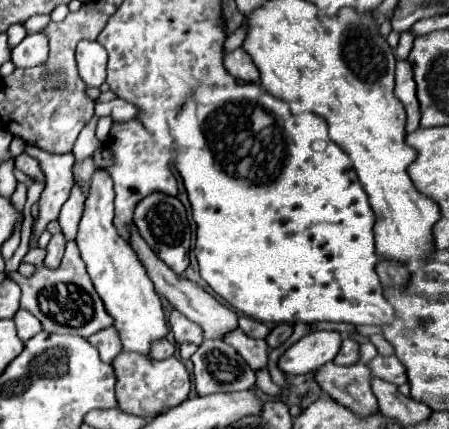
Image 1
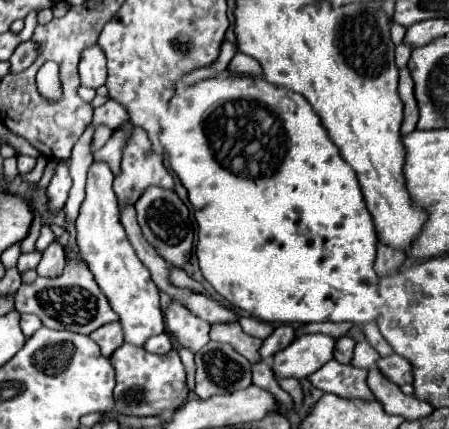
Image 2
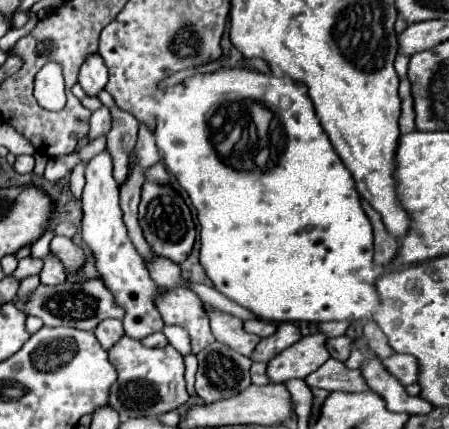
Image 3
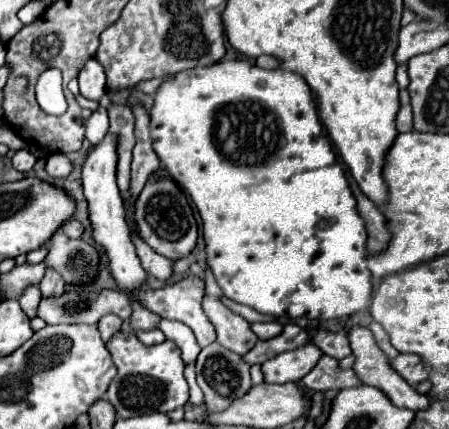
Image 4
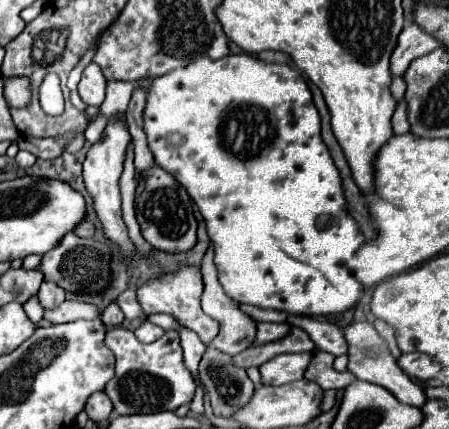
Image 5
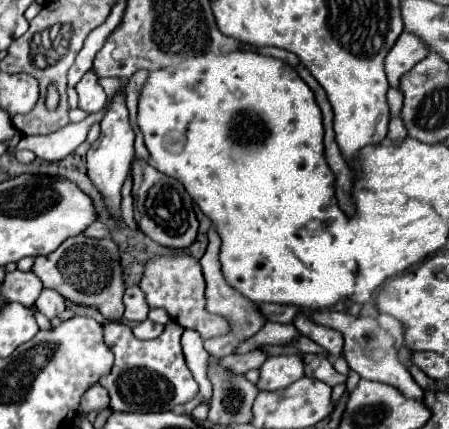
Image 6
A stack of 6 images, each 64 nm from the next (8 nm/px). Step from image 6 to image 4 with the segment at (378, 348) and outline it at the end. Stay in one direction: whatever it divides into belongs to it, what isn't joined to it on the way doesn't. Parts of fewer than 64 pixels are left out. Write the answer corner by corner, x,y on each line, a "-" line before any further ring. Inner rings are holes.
352,328
350,334
350,346
352,346
352,354
356,356
356,364
354,364
354,372
360,376
360,380
368,386
374,386
378,390
382,390
390,402
396,406
396,408
408,408
412,412
418,412
418,410
428,410
430,406
430,398
428,396
422,396
418,394
410,384
406,384
406,380
402,380
394,370
392,366
388,364
388,358
382,354
382,350
376,346
372,334
368,328

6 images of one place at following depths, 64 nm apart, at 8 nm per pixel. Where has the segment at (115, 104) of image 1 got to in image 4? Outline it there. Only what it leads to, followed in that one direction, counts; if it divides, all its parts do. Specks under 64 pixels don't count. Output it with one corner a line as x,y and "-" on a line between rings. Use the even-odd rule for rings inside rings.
98,108
86,120
86,138
90,140
90,144
98,144
106,134
108,134
108,112
106,108

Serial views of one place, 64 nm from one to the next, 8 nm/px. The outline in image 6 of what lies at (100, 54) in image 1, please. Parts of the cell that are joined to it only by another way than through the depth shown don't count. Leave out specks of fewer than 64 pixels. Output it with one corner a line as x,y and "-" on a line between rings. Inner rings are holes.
88,70
82,80
76,84
76,92
80,98
80,108
86,112
98,112
106,104
104,88
98,82
98,74
94,70

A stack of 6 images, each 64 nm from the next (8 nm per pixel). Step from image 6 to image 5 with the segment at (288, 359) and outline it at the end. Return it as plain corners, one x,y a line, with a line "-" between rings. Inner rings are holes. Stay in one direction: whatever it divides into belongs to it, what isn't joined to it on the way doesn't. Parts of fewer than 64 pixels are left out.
298,352
298,354
280,354
260,366
262,382
270,386
288,384
294,380
302,380
314,352

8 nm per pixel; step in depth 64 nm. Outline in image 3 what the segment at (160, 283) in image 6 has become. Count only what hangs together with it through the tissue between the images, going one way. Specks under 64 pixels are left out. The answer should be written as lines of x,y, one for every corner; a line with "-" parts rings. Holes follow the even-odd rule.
174,288
156,298
156,308
162,314
166,326
180,326
188,332
192,354
206,348
214,336
210,332
208,316
200,304
200,298
188,288

